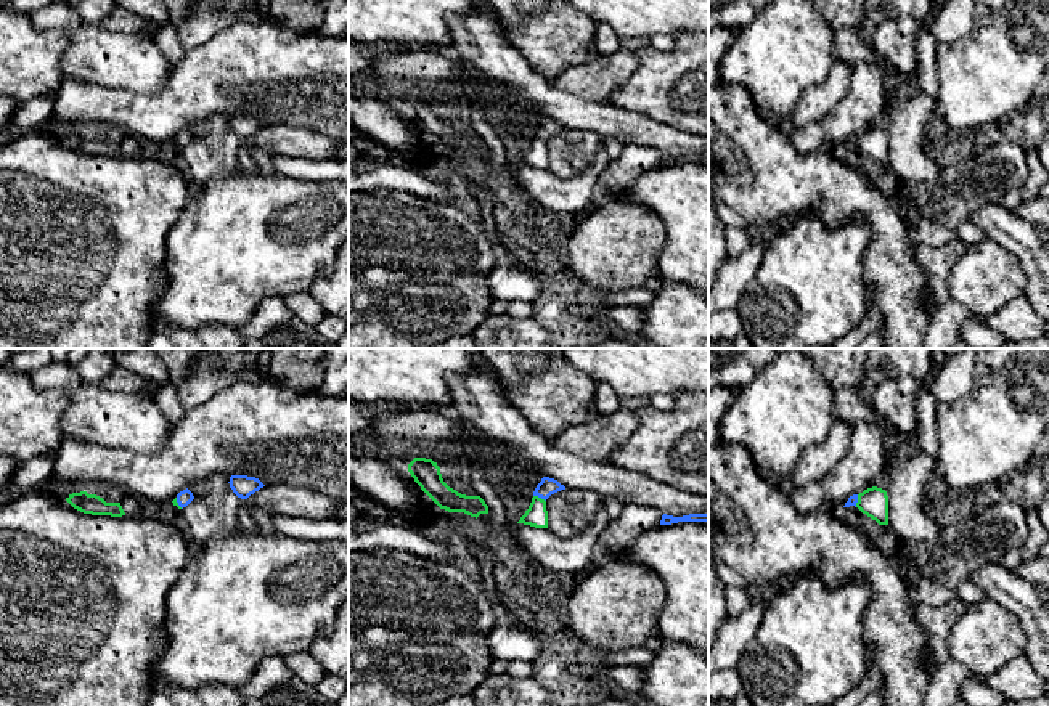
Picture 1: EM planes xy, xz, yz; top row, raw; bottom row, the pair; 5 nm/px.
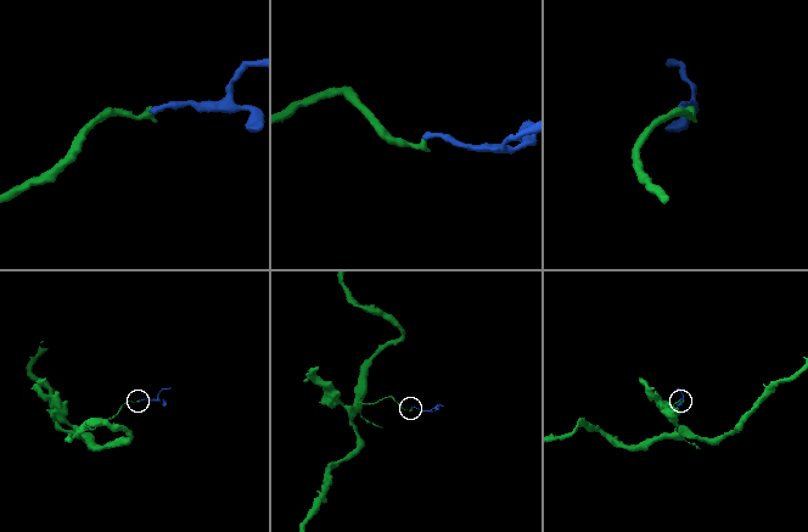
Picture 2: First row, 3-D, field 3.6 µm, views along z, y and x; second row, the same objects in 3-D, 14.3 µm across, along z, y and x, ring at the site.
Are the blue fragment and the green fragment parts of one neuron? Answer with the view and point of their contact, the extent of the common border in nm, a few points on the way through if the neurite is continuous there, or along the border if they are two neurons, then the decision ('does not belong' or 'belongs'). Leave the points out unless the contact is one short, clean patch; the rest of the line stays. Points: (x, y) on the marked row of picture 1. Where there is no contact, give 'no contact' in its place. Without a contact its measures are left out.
contact xz (540, 496); length 70 nm; way xz (546, 487), (540, 496), (535, 516); belongs

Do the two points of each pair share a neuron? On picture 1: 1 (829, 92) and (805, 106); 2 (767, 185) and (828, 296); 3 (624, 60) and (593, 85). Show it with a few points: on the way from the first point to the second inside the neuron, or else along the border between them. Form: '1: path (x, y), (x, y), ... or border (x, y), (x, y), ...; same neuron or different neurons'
1: path (823, 98), (812, 106); same neuron
2: border (800, 215), (816, 215), (828, 227), (837, 227); different neurons
3: path (616, 68), (601, 77); same neuron

